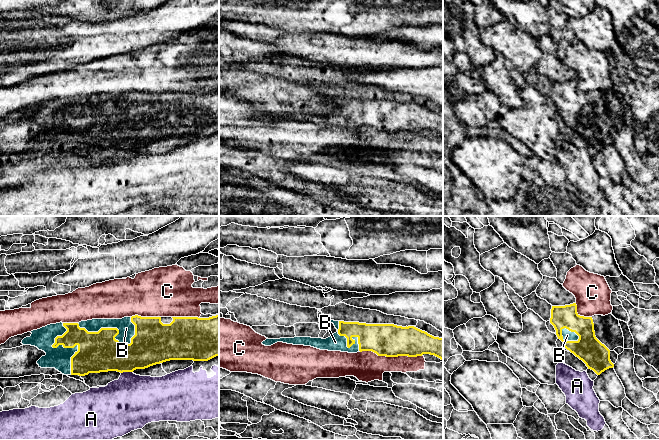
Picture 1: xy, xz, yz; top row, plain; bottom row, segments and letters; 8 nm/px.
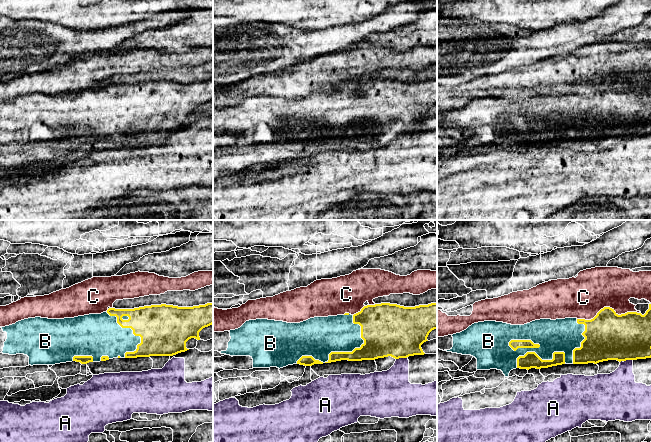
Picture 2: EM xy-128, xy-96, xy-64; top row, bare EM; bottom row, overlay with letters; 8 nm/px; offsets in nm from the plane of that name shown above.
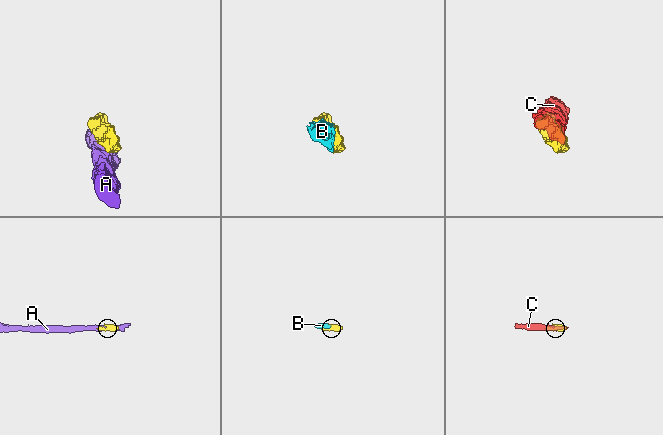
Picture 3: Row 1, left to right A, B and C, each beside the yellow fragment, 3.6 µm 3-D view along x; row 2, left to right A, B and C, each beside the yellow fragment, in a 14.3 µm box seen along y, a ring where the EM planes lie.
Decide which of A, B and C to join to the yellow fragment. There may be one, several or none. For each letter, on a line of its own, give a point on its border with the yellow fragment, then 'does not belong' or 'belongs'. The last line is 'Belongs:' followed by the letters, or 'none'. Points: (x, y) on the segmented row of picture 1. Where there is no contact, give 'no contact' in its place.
A: meets yellow in xy at (126, 371); does not belong
B: meets yellow in xy at (113, 328); belongs
C: meets yellow in xz at (390, 356); does not belong
Belongs: B

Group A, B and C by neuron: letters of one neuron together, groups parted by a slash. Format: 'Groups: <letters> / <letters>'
Groups: A / B / C

